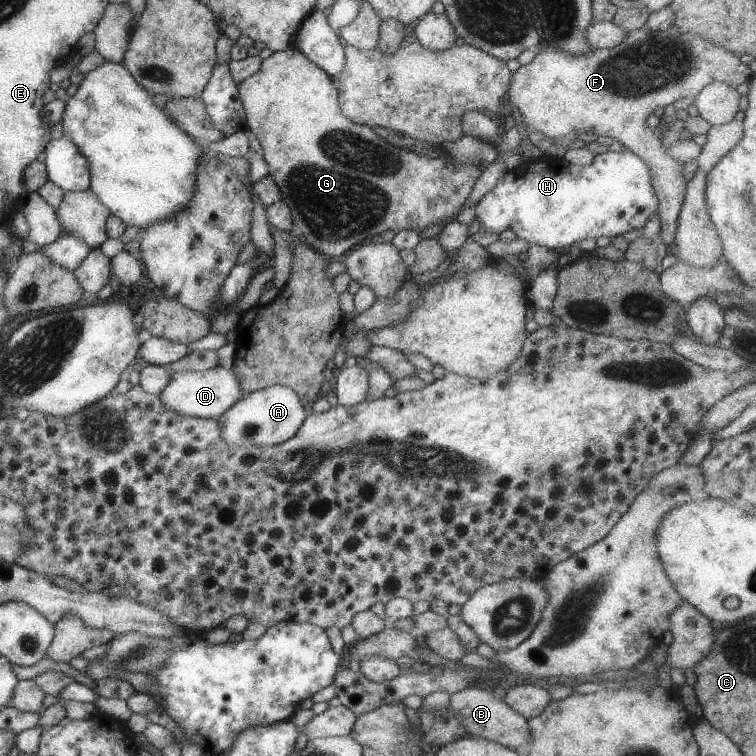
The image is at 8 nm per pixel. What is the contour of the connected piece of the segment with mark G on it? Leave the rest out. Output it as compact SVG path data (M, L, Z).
M293 45L261 60L257 72L237 86L245 129L259 141L267 175L289 208L295 232L328 261L385 230L397 233L407 228L419 232L429 225L455 219L482 172L477 166L451 168L441 156L426 158L393 148L372 128L349 122L339 112L333 79Z

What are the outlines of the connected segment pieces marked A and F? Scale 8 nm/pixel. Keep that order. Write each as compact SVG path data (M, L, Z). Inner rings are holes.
M282 385L269 387L244 394L231 408L218 417L221 424L221 440L235 446L255 444L272 446L288 440L297 432L308 415L308 407L301 403L291 388Z
M672 25L669 26L669 28L665 28L663 31L647 30L647 28L644 27L631 31L624 31L623 42L619 42L619 44L611 46L611 48L595 49L592 52L585 52L585 54L569 54L569 52L563 52L563 50L559 50L559 48L552 48L550 46L545 50L541 50L539 52L536 51L535 58L533 58L529 64L520 66L520 68L517 68L517 70L512 73L509 90L506 92L509 95L509 104L514 111L515 117L525 124L528 134L532 131L541 132L541 134L545 134L545 136L551 139L558 138L559 136L576 135L585 132L588 134L594 134L606 142L617 141L623 145L623 147L629 148L633 154L637 154L637 156L639 156L639 158L647 164L647 168L649 168L649 172L651 172L651 186L655 188L655 194L657 194L657 200L659 200L659 208L657 208L661 228L659 237L661 238L661 242L665 244L667 254L673 254L673 236L675 236L675 232L677 232L677 218L686 194L685 178L683 178L683 174L681 174L681 167L684 164L675 162L673 158L667 155L667 152L663 150L662 143L657 138L656 132L651 131L646 126L646 119L656 108L664 108L665 106L676 102L678 98L693 100L697 94L711 82L720 81L725 82L730 86L737 87L743 82L749 80L750 77L751 71L748 66L742 65L741 62L739 62L739 58L734 53L724 50L721 46L713 46L711 42L703 40L703 38L701 38L701 36L697 36L697 34L685 34L685 32L679 32L679 30Z

